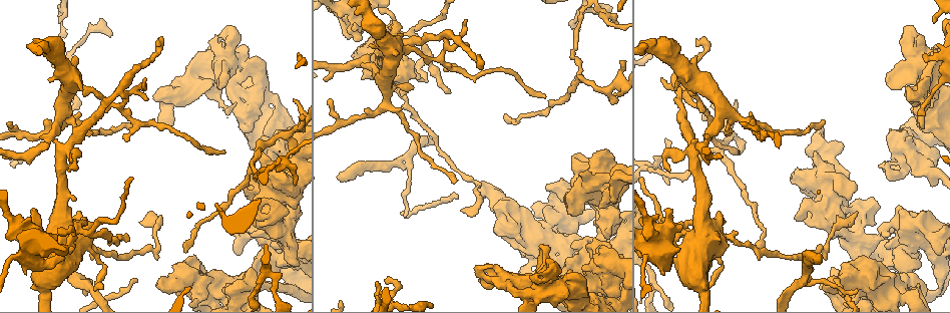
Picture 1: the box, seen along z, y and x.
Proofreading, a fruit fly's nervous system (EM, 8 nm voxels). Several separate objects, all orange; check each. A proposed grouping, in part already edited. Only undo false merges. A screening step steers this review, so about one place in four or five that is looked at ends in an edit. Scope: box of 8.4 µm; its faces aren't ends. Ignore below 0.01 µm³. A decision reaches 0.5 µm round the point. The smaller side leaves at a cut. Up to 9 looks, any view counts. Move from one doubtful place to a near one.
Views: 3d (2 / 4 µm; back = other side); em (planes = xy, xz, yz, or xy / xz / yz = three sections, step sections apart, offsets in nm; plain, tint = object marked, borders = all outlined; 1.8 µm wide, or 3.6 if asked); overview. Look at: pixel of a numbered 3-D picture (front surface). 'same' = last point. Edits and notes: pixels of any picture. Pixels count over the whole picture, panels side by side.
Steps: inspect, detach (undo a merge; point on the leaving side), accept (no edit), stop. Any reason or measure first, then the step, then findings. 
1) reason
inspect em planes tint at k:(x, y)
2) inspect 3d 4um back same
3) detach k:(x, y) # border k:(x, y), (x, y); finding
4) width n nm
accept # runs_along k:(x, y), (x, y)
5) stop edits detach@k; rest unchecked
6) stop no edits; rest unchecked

calibre changes
inspect em 3.6um xy step 8 tint at 1:(808, 218)

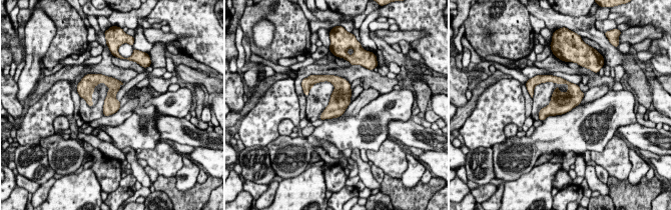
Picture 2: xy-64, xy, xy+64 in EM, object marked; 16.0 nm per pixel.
inspect em 3.6um planes tint same

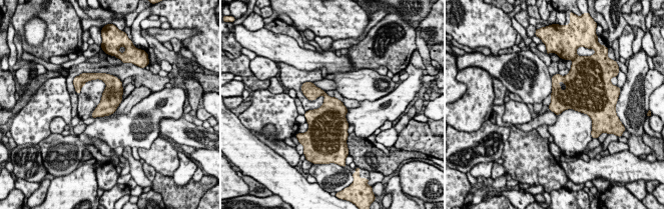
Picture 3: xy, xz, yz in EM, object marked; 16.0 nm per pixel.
accept # one neuron here

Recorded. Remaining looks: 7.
arms part here
inspect em yz step 16 tint at 1:(801, 283)

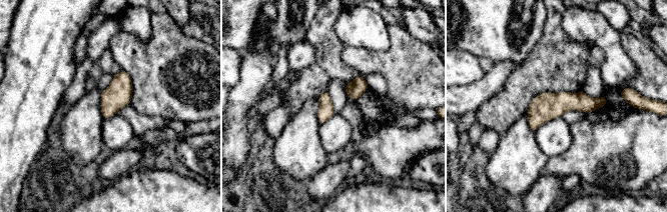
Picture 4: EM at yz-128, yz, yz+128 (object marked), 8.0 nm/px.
another direction
inspect em planes tint same

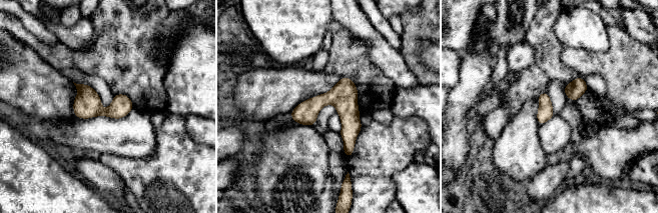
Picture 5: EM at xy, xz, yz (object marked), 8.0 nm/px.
accept # runs_along 5:(344, 79), (349, 154); continuous, no second neuron

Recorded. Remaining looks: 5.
closes a loop
inspect 3d 4um at 1:(923, 225)

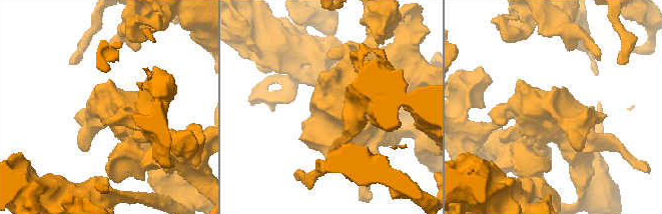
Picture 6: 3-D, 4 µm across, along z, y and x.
inspect em 3.6um xy step 16 tint at 6:(342, 109)

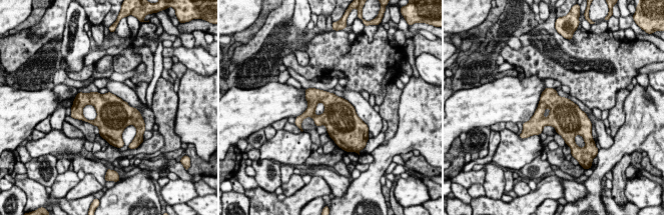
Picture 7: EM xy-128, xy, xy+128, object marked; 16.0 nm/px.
another direction
inspect em 3.6um planes tint same

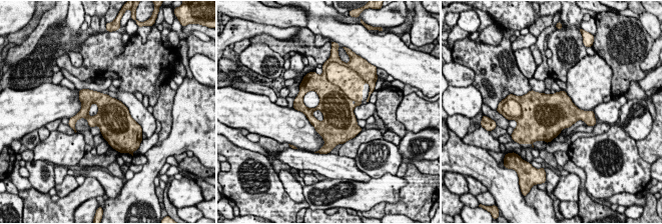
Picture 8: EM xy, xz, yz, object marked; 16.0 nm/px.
width 500 nm
detach 8:(348, 80) # a second neuron is stuck on

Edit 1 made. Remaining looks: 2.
stop edits detach@8; rest unchecked

